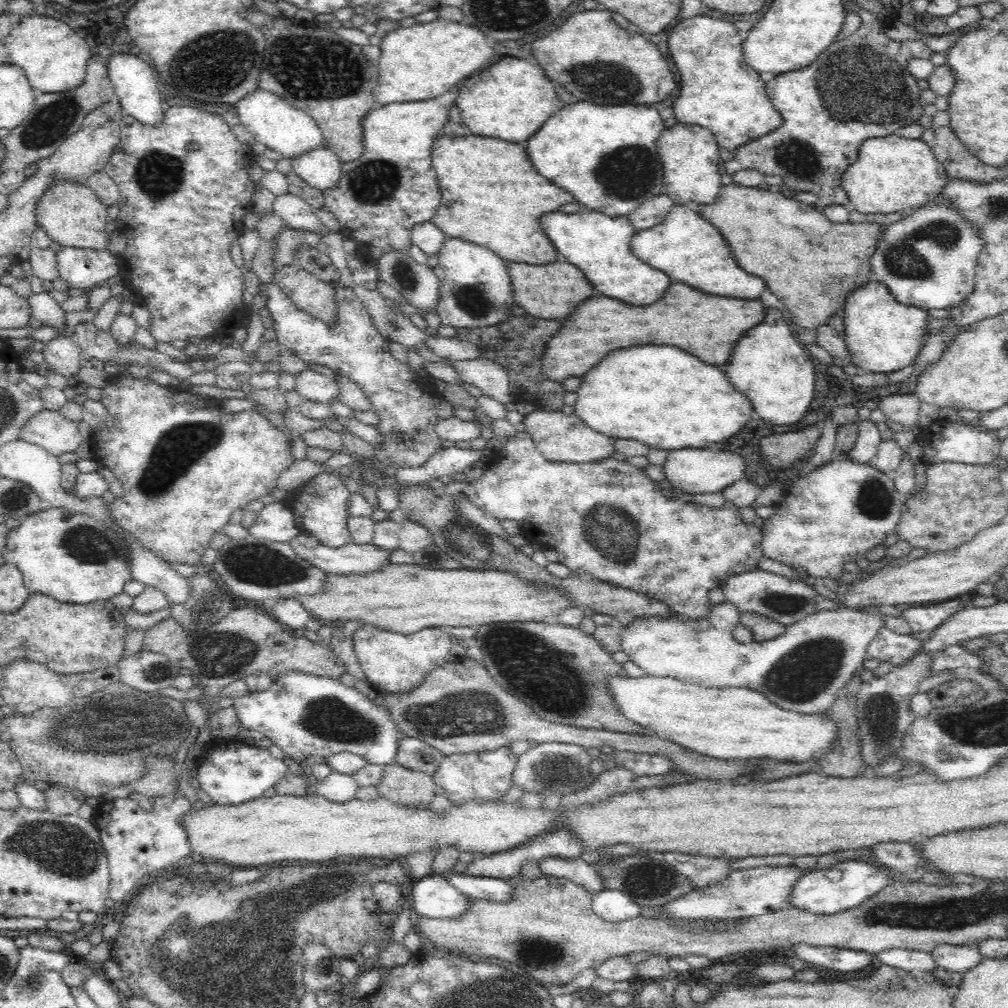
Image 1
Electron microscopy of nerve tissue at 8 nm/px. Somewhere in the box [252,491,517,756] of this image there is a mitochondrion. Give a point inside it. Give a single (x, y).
(467, 711)

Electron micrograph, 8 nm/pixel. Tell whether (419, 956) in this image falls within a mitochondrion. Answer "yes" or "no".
no

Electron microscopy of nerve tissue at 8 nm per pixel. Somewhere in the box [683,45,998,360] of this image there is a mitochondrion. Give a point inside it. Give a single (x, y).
(902, 257)

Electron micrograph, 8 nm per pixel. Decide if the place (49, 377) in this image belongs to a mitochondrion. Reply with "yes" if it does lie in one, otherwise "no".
no

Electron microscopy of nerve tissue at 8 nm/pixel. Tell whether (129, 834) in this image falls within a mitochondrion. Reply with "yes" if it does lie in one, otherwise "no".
no

